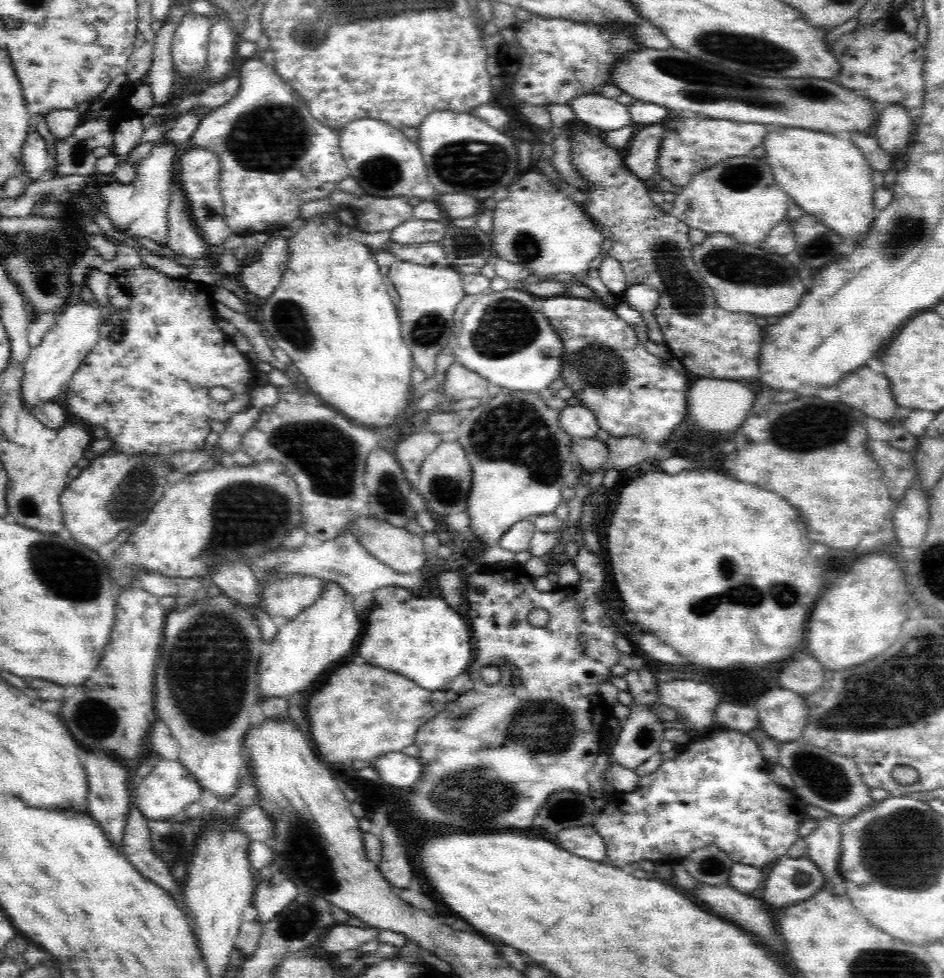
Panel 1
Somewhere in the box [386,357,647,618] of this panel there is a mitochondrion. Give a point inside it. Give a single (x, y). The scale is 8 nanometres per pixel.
(508, 433)

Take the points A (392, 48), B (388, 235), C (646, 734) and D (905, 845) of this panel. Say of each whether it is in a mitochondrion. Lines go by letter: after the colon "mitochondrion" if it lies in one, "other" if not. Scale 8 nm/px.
A: other
B: other
C: mitochondrion
D: mitochondrion

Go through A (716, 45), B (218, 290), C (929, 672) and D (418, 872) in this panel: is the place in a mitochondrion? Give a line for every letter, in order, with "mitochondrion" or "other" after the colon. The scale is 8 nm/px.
A: mitochondrion
B: other
C: mitochondrion
D: other

